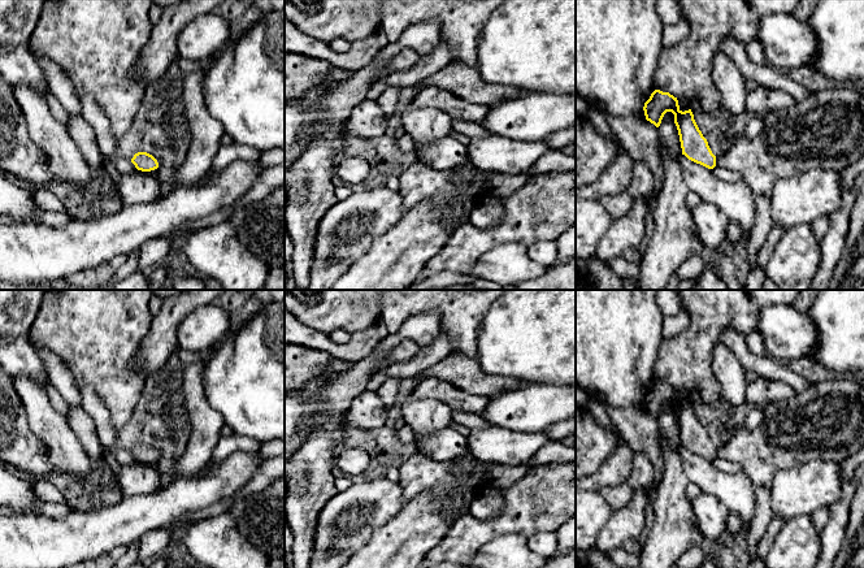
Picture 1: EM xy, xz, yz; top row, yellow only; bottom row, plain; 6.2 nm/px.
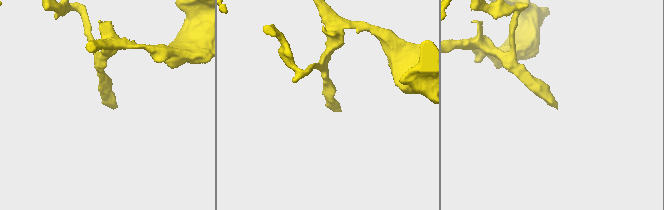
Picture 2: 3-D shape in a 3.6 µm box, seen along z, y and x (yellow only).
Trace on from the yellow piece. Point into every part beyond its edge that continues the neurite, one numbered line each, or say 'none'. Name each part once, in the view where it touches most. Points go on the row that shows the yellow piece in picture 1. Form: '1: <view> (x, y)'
1: yz (825, 130)

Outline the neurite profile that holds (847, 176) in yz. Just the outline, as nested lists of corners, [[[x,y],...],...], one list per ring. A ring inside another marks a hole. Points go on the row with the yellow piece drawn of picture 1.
[[[864,155],[855,164],[838,173],[841,187],[843,190],[854,188],[855,179],[861,173],[864,173]]]

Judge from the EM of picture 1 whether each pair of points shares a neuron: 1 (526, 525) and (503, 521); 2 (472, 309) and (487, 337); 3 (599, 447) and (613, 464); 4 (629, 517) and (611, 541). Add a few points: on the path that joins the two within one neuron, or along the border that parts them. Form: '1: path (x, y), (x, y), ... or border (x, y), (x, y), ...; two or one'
1: path (521, 521), (508, 521); one
2: border (493, 303), (477, 330), (476, 354); two
3: border (620, 436), (612, 452), (589, 476); two
4: path (625, 523), (612, 536); one

